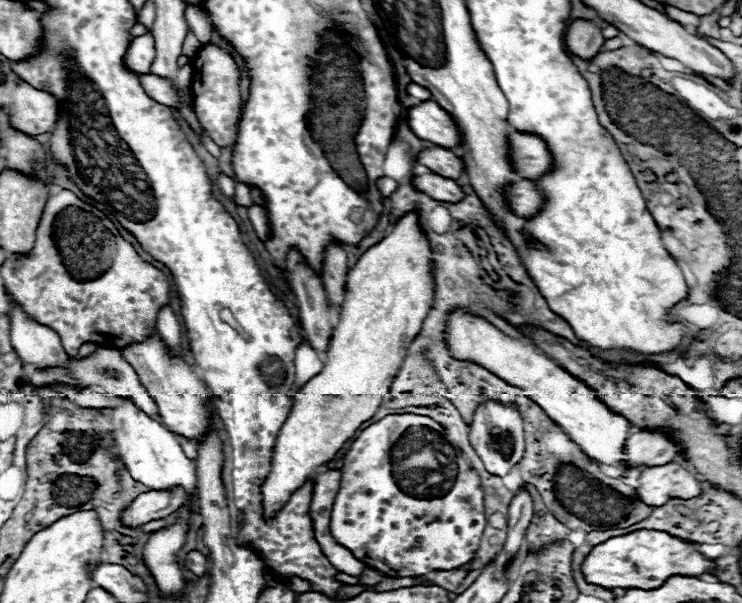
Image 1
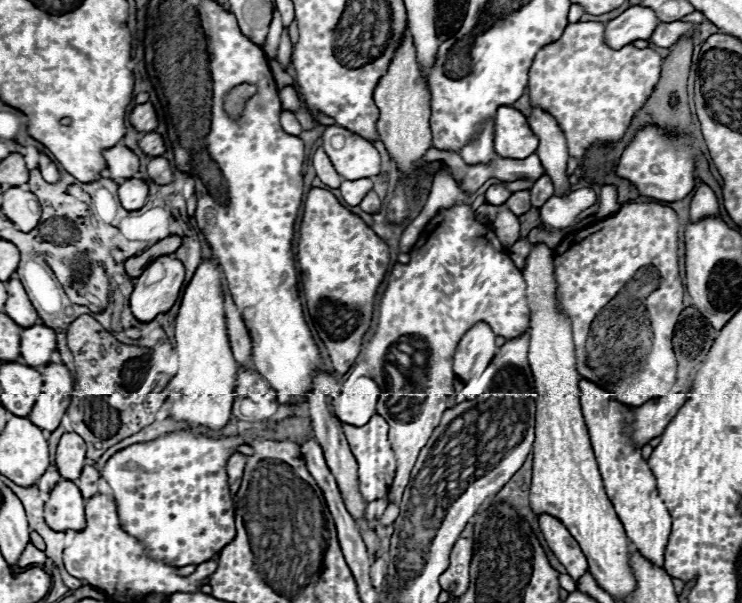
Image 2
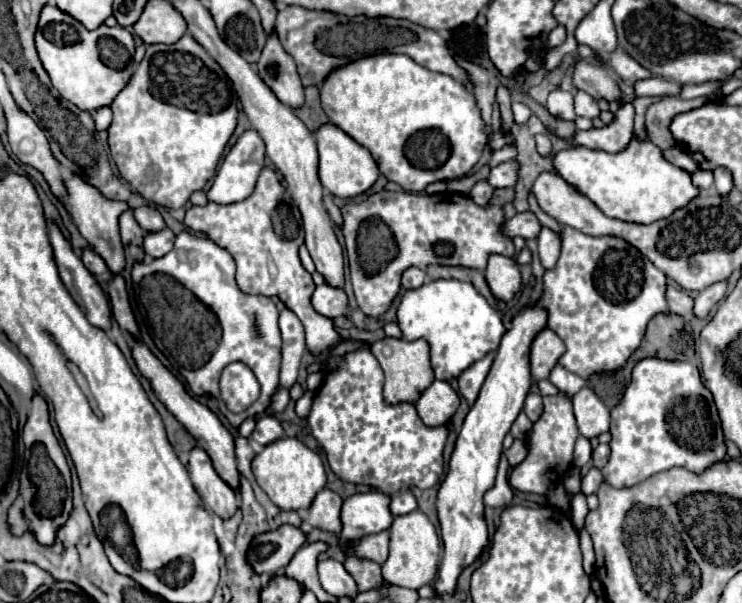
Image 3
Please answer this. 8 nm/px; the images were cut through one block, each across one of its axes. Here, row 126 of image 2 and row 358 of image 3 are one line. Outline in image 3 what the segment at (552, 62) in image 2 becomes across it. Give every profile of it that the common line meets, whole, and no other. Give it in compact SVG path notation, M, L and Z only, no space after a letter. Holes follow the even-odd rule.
M562 228L562 254L554 270L544 276L544 294L540 306L548 310L548 328L554 330L566 344L560 366L584 380L596 372L618 370L630 354L640 346L646 324L654 314L666 312L666 276L642 252L618 236L588 236L576 228Z

